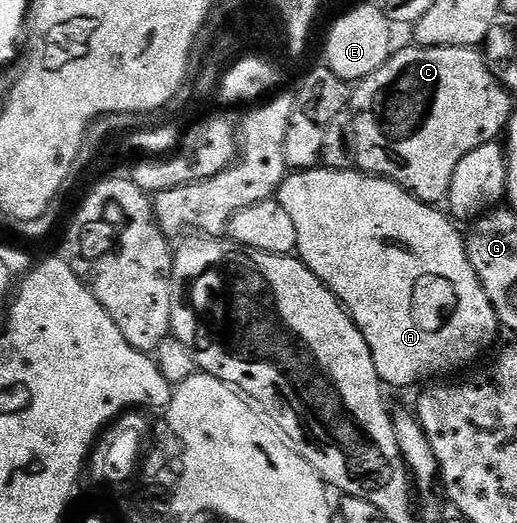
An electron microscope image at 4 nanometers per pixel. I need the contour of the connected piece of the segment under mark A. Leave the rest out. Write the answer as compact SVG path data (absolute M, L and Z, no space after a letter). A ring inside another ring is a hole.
M322 165L309 168L308 171L291 171L278 189L277 198L281 209L289 213L294 228L297 229L297 255L316 277L339 298L347 308L347 313L357 325L359 332L365 337L365 345L369 345L369 353L373 353L373 365L377 365L380 380L388 388L411 387L414 383L426 384L428 381L447 377L450 371L459 371L467 367L491 342L495 334L501 331L501 324L495 306L489 301L477 273L467 256L467 245L464 236L454 222L444 212L439 212L432 204L423 203L413 197L401 185L376 175L364 175L358 169L334 171Z

